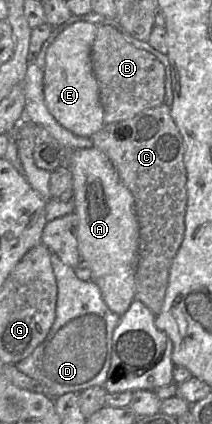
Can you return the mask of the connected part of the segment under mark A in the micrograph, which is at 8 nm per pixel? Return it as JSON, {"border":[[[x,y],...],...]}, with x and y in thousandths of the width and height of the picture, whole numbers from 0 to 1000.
{"border":[[[458,347],[325,354],[311,387],[344,417],[349,500],[368,509],[363,566],[382,616],[429,634],[429,663],[472,679],[505,722],[575,745],[637,705],[637,646],[656,599],[656,524],[618,450],[571,427],[505,366]]]}

